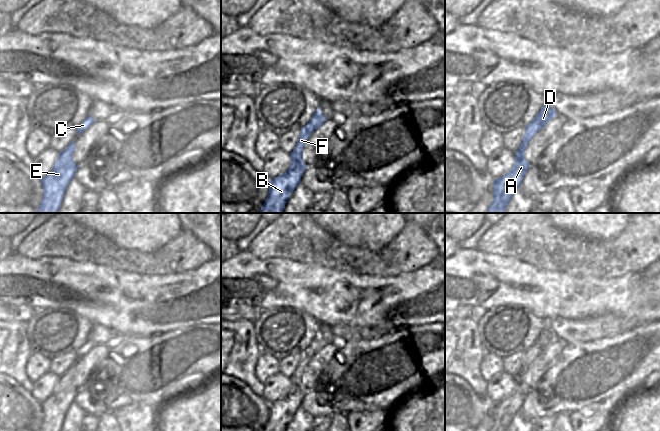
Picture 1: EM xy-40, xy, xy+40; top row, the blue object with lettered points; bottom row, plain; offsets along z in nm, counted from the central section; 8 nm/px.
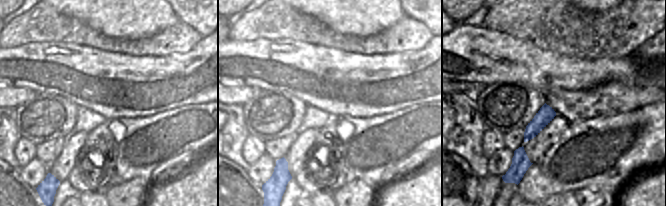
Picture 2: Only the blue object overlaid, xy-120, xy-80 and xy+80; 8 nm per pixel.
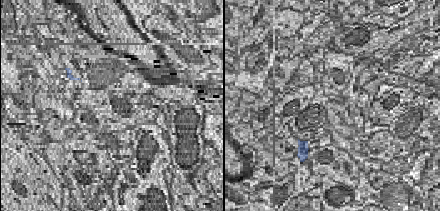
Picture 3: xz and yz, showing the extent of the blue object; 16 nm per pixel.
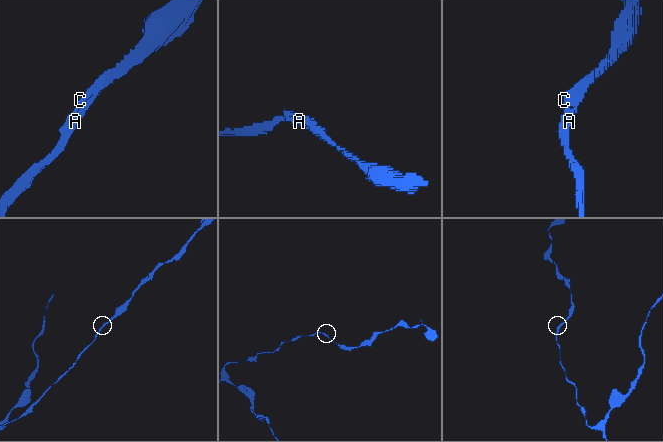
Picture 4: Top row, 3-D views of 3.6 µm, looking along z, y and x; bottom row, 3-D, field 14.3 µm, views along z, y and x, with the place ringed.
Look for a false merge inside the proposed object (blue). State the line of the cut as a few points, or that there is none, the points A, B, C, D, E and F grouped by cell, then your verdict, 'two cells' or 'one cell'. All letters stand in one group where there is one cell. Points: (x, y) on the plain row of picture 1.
no cut | A B C D E F | one cell

